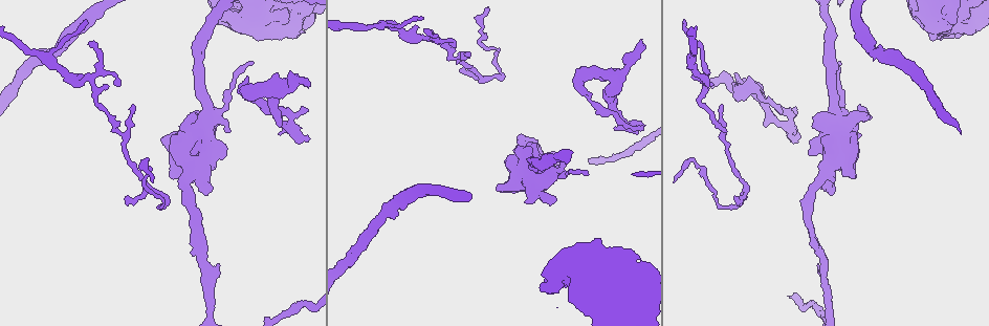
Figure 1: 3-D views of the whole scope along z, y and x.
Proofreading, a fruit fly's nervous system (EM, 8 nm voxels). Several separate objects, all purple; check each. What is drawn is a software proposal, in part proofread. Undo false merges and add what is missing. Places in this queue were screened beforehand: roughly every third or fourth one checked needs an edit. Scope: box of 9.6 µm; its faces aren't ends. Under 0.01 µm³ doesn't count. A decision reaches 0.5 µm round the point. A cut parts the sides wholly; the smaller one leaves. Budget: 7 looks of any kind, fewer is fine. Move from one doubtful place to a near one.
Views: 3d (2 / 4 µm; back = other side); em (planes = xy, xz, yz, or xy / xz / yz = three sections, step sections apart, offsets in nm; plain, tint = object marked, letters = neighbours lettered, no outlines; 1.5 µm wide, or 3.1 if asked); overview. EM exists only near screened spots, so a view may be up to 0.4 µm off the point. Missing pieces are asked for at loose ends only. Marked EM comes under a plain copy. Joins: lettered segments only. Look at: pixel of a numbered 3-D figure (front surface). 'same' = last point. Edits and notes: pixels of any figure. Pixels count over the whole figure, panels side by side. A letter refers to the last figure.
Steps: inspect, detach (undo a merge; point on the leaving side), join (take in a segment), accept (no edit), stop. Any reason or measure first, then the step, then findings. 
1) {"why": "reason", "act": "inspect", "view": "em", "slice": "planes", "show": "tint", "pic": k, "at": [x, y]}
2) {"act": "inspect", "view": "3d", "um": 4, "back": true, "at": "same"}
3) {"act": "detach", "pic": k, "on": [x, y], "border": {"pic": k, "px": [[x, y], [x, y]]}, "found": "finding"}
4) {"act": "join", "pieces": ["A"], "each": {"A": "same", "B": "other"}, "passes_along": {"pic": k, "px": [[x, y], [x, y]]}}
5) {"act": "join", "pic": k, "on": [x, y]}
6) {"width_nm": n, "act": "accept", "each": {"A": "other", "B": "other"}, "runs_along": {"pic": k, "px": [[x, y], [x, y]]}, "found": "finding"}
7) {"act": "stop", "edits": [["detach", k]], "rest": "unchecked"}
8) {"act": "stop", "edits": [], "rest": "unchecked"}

{"why": "branch stops here", "act": "inspect", "view": "em", "slice": "yz", "step": 8, "show": "letters", "pic": 1, "at": [304, 84]}

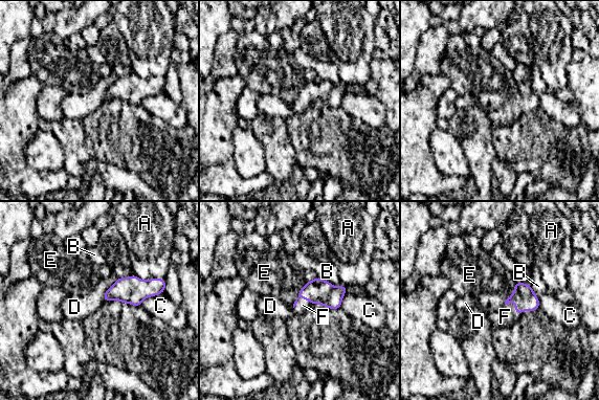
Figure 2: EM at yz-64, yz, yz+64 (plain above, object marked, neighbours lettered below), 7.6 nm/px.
{"longest_contact_nm": ["A", 240], "act": "join", "pieces": ["F"], "each": {"A": "other", "B": "other", "C": "other", "D": "other", "E": "other", "F": "same"}, "passes_along": {"pic": 2, "px": [[317, 291], [301, 296], [303, 305]]}, "found": "the cell continues"}

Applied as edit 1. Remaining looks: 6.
{"act": "inspect", "view": "overview"}

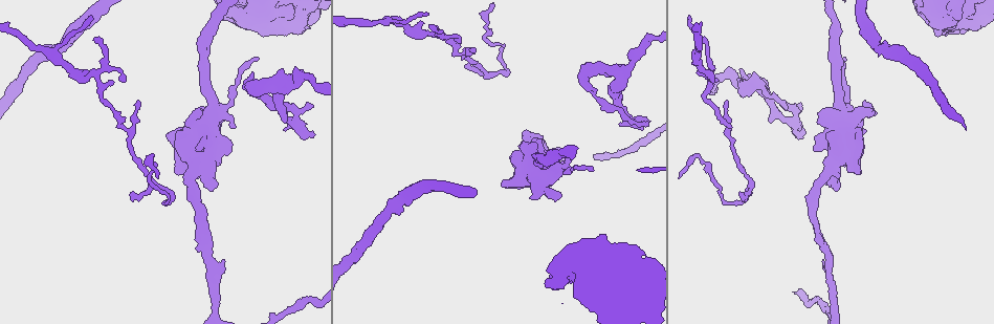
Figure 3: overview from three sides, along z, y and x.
{"why": "branch point", "act": "inspect", "view": "3d", "um": 4, "back": true, "pic": 3, "at": [726, 132]}

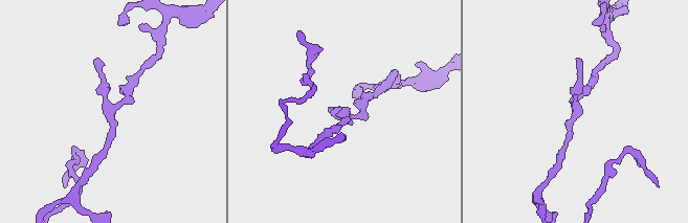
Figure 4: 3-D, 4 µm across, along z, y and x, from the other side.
{"why": "need the tissue", "act": "inspect", "view": "em", "slice": "xy", "step": 8, "show": "letters", "pic": 4, "at": [575, 108]}

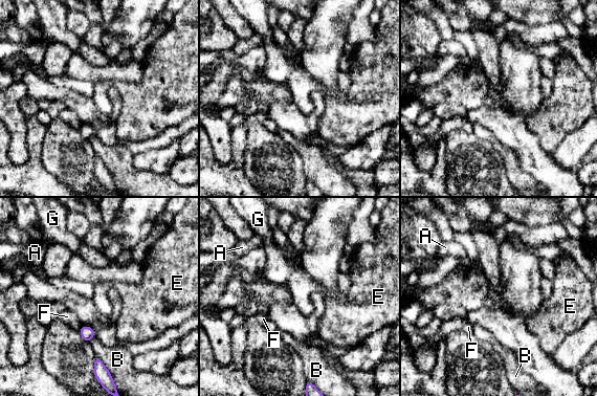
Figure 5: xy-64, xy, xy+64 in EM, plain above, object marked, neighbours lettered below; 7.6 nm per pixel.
{"act": "accept", "each": {"A": "other", "B": "other", "E": "other", "F": "other", "G": "other"}, "border": {"pic": 5, "px": [[82, 326], [79, 330]]}, "found": "all the same cell"}

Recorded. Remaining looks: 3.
{"act": "inspect", "view": "3d", "um": 4, "pic": 3, "at": [695, 53]}

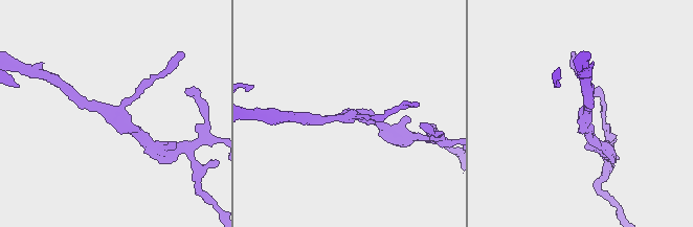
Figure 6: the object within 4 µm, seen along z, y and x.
{"why": "need the tissue", "act": "inspect", "view": "em", "slice": "xy", "step": 8, "show": "tint", "pic": 6, "at": [346, 117]}

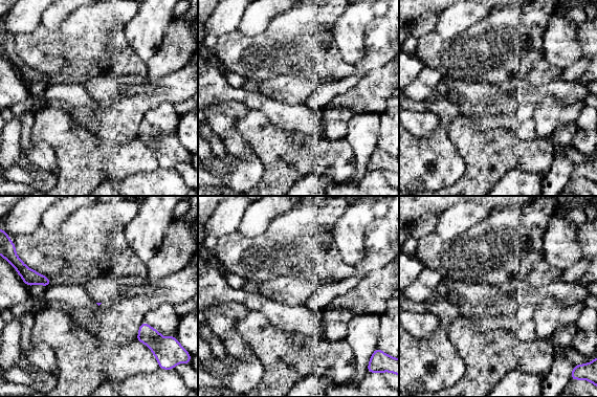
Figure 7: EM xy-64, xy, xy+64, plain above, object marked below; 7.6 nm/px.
{"act": "inspect", "view": "em", "slice": "planes", "show": "letters", "at": "same"}

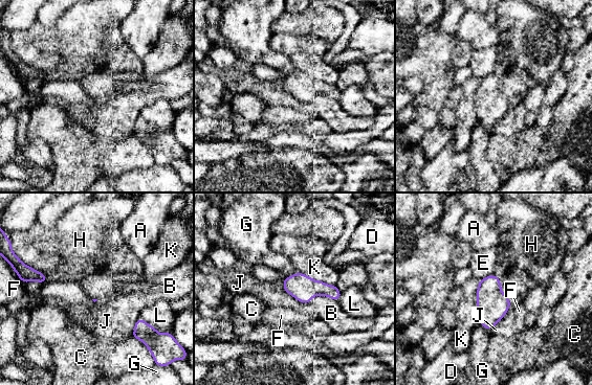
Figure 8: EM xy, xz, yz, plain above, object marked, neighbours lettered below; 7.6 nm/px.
{"width_nm": 20, "act": "accept", "each": {"A": "other", "B": "other", "C": "other", "D": "other", "E": "other", "F": "other", "G": "other", "H": "other", "J": "other", "K": "other", "L": "other"}, "found": "all the same cell"}

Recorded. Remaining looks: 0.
{"act": "stop", "edits": [["join", 2]], "rest": "unchecked"}

